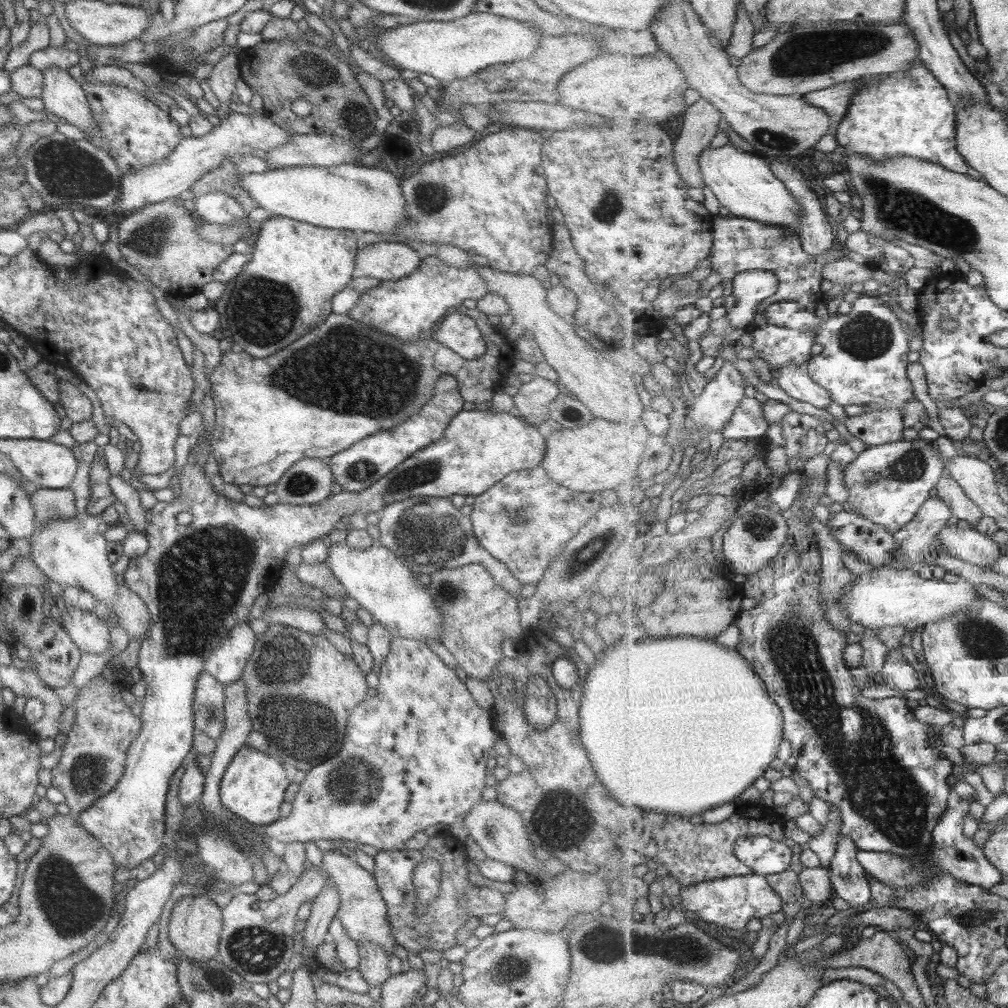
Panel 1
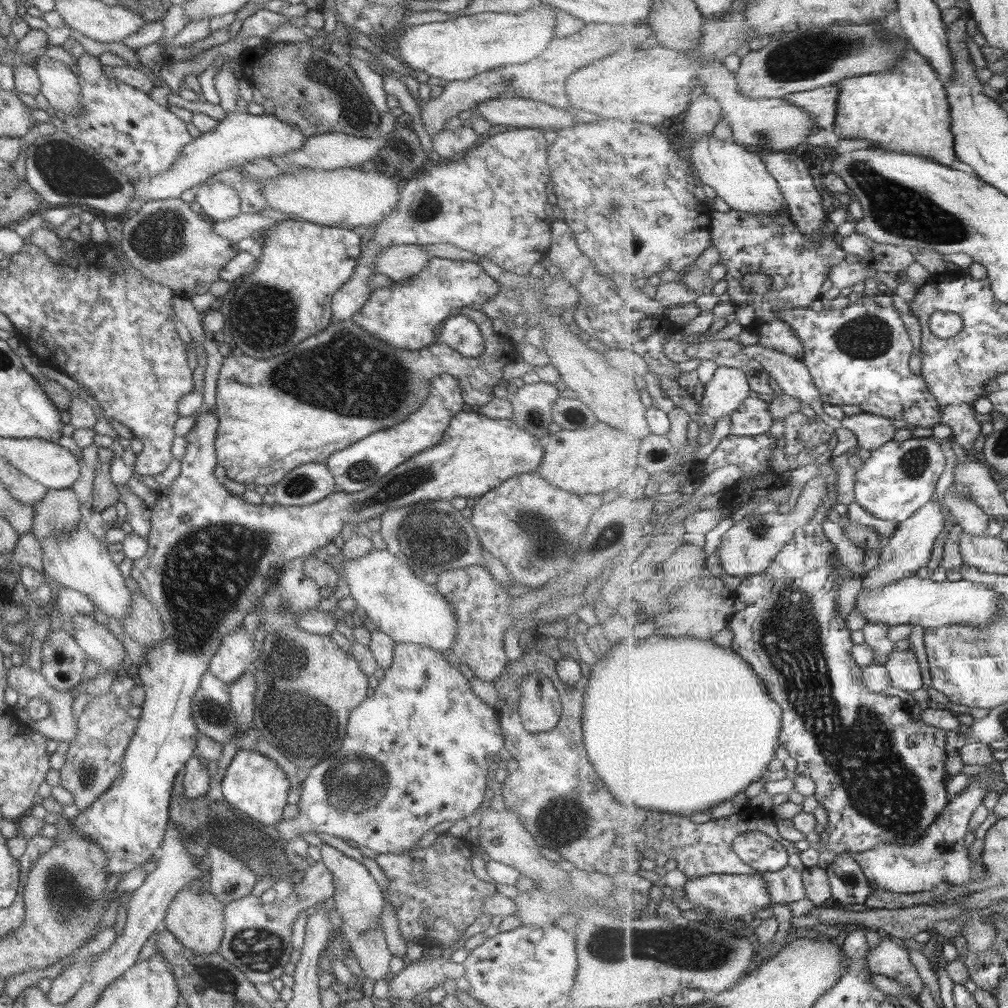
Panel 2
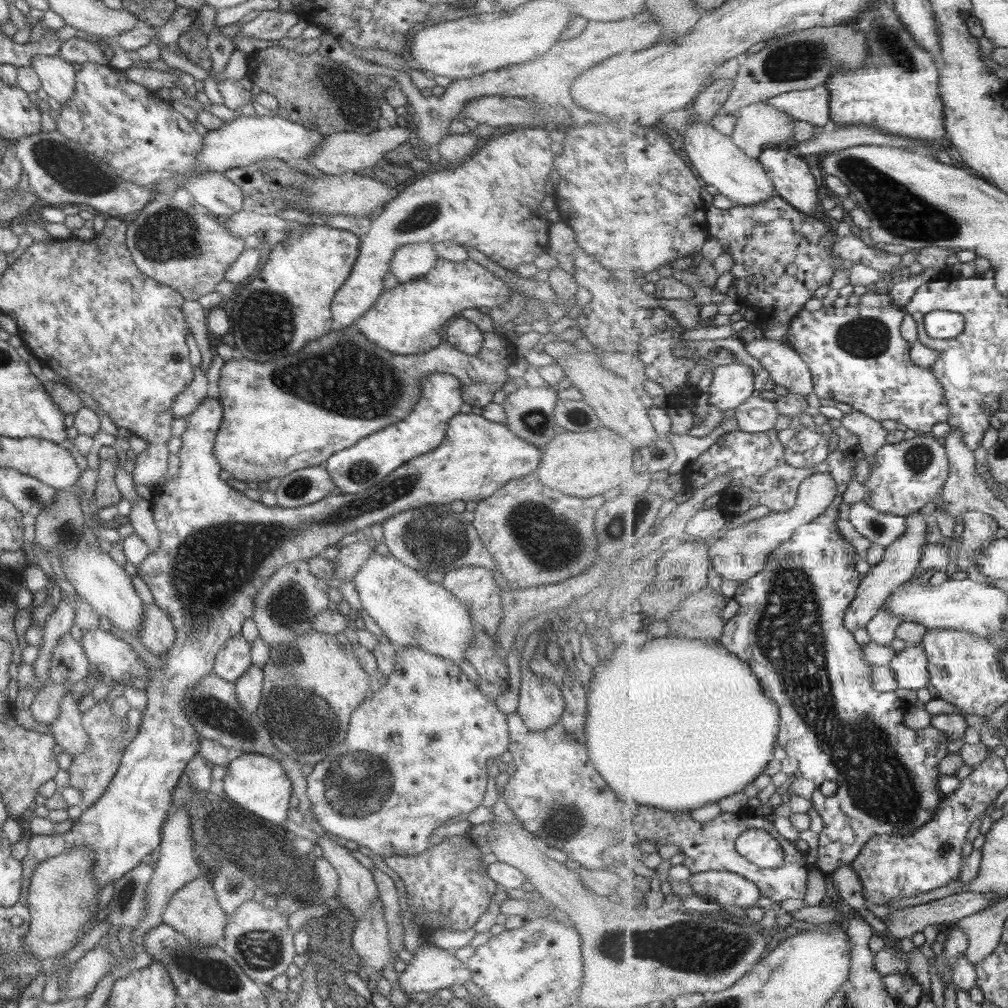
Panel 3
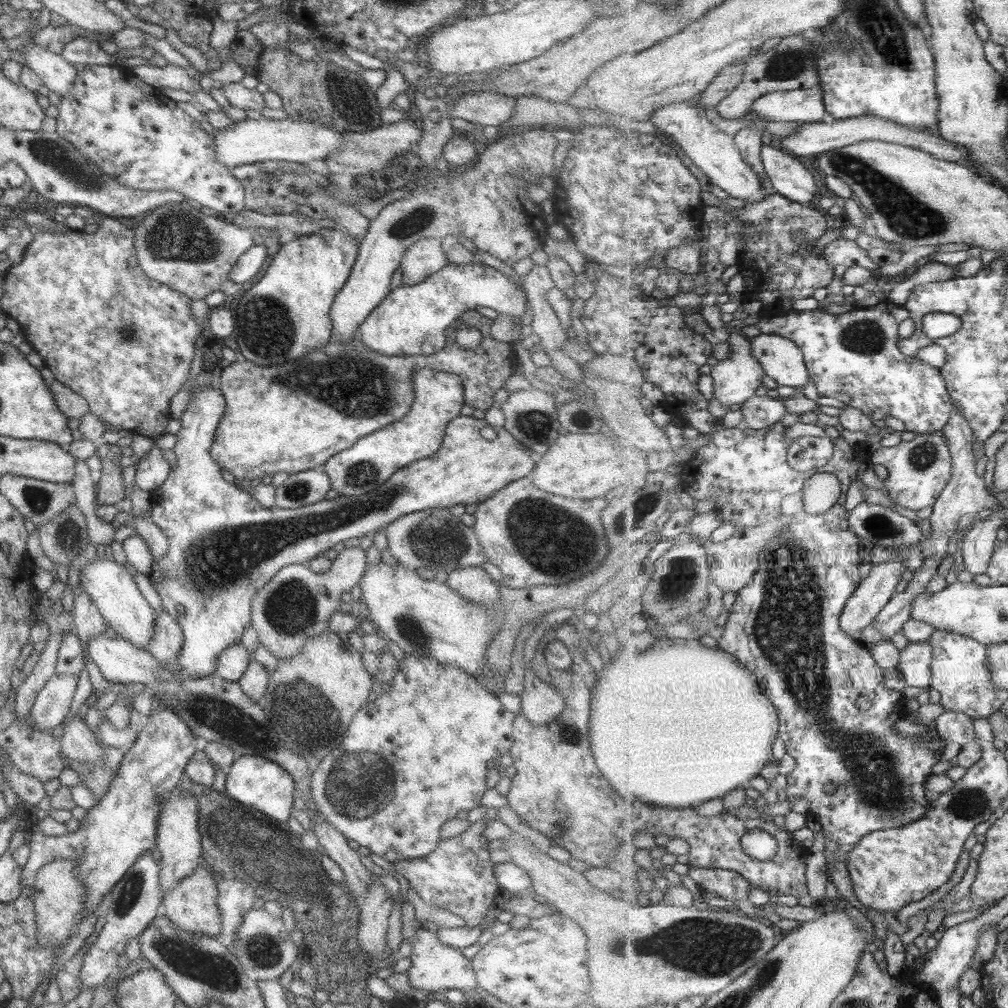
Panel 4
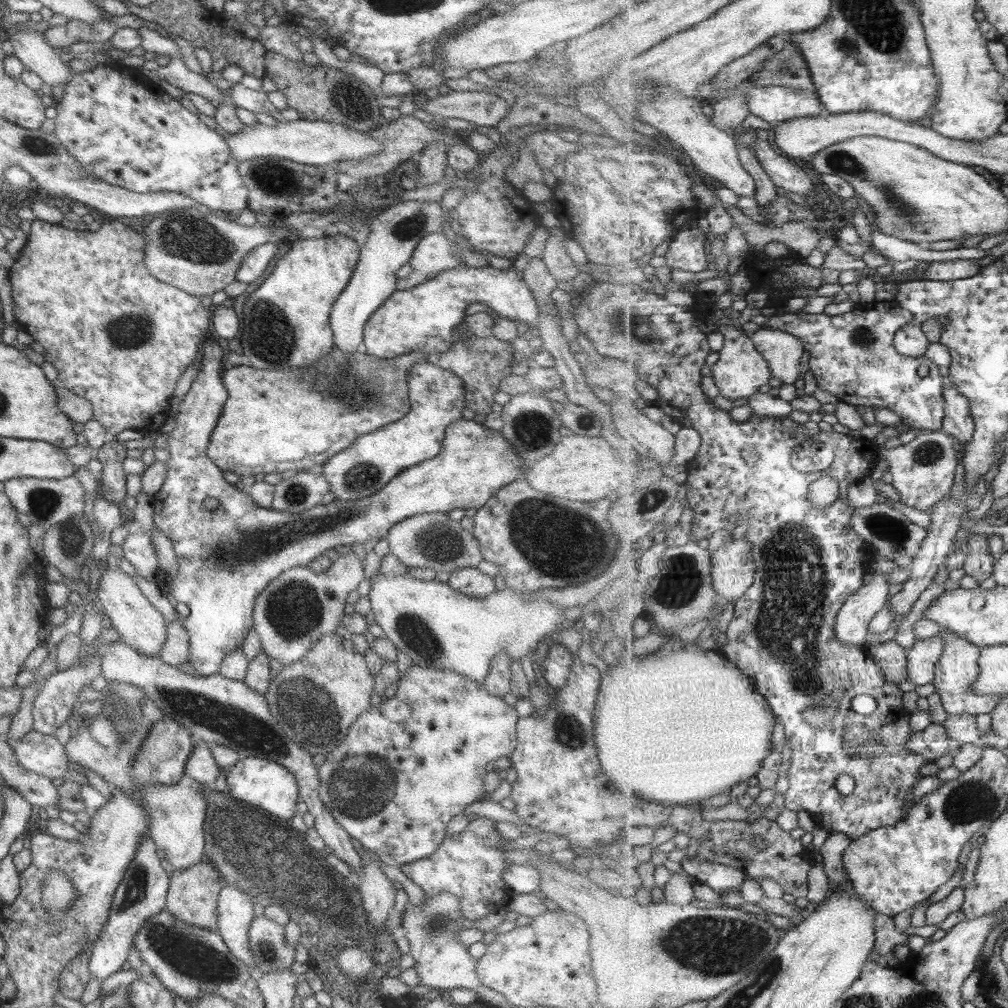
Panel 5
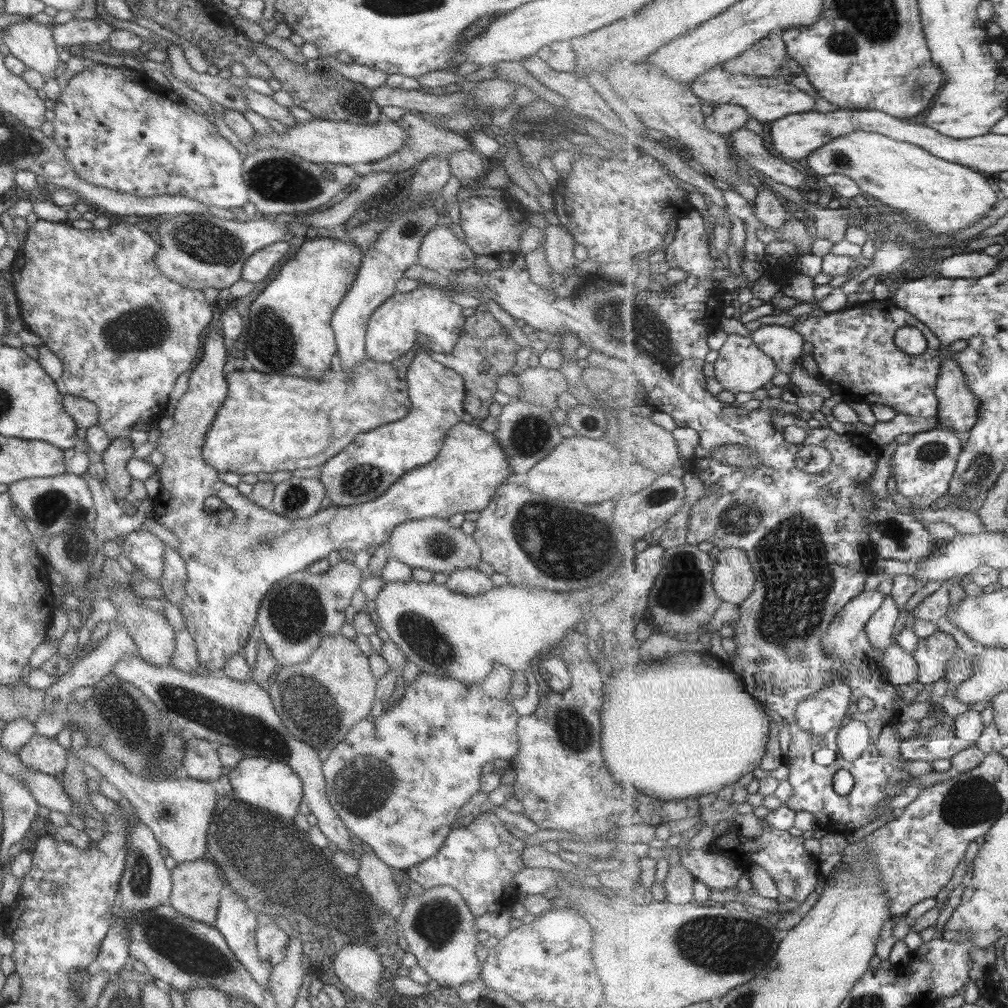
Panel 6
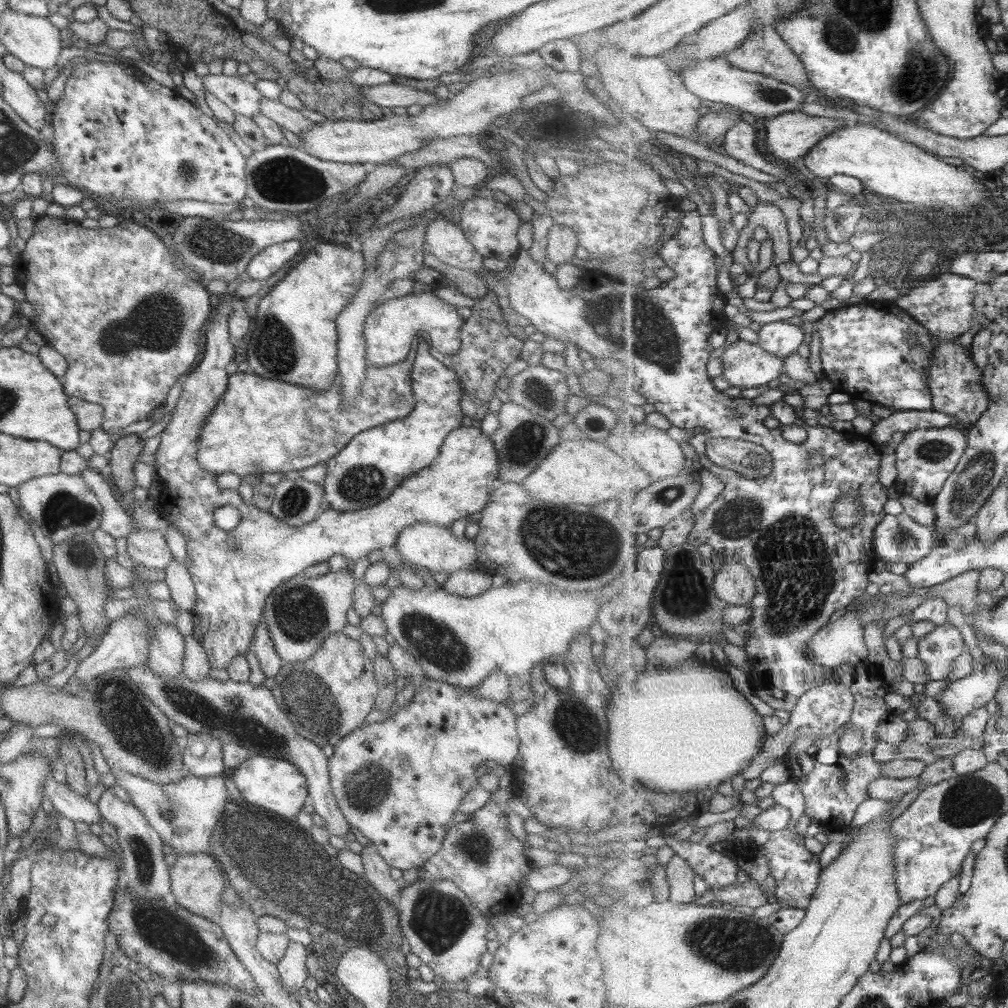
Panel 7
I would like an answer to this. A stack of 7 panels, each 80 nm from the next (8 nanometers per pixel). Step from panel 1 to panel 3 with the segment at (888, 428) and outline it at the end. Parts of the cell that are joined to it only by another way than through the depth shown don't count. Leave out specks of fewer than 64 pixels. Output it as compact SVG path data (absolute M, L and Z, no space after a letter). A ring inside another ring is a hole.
M853 409L844 415L840 422L845 429L858 436L860 449L865 455L875 456L878 450L887 444L889 431L883 428L879 420L867 416L860 410Z

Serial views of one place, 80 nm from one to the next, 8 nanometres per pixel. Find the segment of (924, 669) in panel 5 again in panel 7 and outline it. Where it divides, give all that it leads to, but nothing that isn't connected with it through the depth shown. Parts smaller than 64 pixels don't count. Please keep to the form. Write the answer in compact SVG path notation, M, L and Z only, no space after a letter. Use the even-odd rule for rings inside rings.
M944 622L918 642L918 657L926 664L930 680L943 680L953 672L953 662L966 652L957 626Z

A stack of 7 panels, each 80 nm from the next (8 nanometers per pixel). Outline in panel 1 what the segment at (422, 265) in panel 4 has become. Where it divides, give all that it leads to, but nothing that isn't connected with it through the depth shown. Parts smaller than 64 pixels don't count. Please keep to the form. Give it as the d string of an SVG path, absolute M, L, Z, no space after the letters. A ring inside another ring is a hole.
M388 240L365 245L355 255L352 279L367 277L379 281L395 281L413 273L421 258L421 254L411 250L405 243Z

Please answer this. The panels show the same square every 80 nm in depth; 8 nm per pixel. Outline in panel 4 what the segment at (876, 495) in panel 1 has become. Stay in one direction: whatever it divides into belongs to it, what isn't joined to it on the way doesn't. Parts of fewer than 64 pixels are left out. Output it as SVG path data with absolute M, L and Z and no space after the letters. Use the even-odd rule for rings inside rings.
M943 432L920 433L910 441L876 448L869 459L873 464L884 465L888 470L887 478L883 480L887 489L883 492L887 497L895 504L915 512L924 507L933 507L948 487L954 473L952 450Z

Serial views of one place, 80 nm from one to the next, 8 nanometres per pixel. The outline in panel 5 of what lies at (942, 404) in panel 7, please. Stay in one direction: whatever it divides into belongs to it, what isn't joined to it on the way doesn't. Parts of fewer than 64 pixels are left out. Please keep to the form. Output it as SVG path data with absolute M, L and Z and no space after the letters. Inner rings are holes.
M949 379L944 386L944 397L947 400L947 411L942 430L954 436L960 455L963 455L963 448L973 438L976 429L970 402Z

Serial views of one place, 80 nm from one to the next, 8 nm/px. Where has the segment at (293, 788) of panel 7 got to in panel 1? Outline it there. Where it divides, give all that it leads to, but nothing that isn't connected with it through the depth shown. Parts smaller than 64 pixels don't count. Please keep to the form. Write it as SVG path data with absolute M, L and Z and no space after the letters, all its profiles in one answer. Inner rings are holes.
M243 746L231 758L223 772L218 788L219 800L225 813L265 827L280 817L279 805L289 786L281 762L268 754Z

